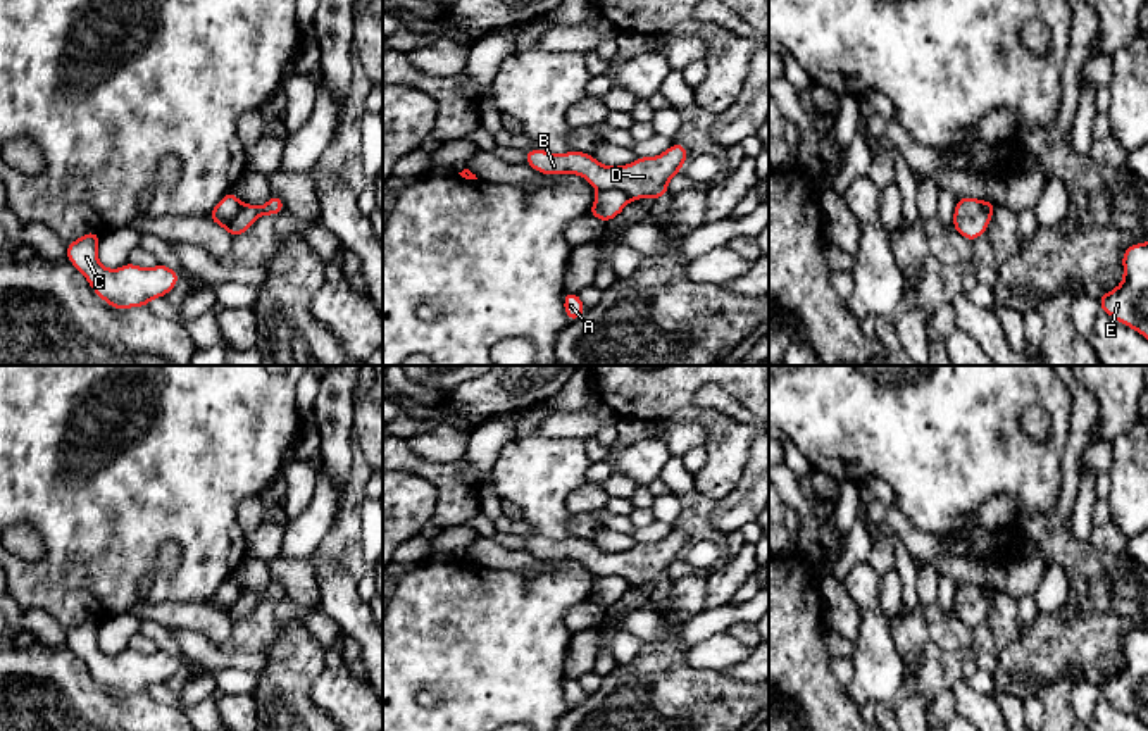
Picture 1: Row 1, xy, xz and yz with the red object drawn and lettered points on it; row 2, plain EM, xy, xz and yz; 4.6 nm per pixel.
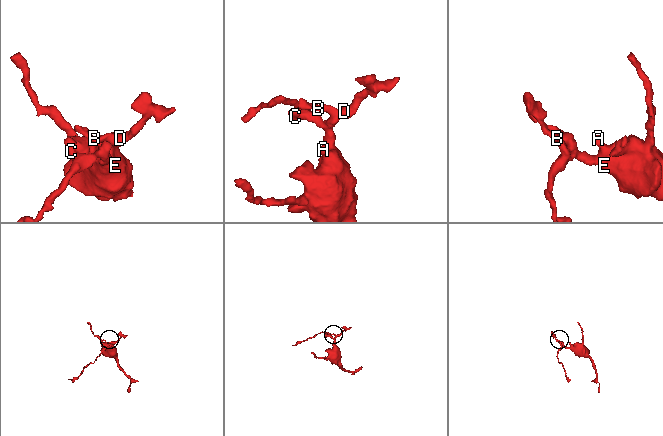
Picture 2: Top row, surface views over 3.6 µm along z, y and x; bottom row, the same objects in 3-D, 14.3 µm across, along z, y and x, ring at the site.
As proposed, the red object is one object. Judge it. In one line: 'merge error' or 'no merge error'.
merge error

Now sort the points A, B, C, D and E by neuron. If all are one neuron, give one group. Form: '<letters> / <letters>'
A C E / B D

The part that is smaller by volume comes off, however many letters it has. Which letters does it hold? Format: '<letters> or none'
B, D

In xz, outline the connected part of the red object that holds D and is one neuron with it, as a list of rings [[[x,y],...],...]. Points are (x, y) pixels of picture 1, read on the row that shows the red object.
[[[672,143],[657,157],[638,157],[619,167],[603,166],[591,153],[577,150],[562,155],[543,148],[526,150],[526,164],[545,176],[577,174],[595,190],[621,190],[631,200],[658,200],[669,195],[667,183],[679,174],[686,160],[688,148],[683,143]]]

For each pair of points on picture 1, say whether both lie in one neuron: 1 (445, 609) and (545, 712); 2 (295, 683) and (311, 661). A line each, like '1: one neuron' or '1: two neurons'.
1: one neuron
2: one neuron

